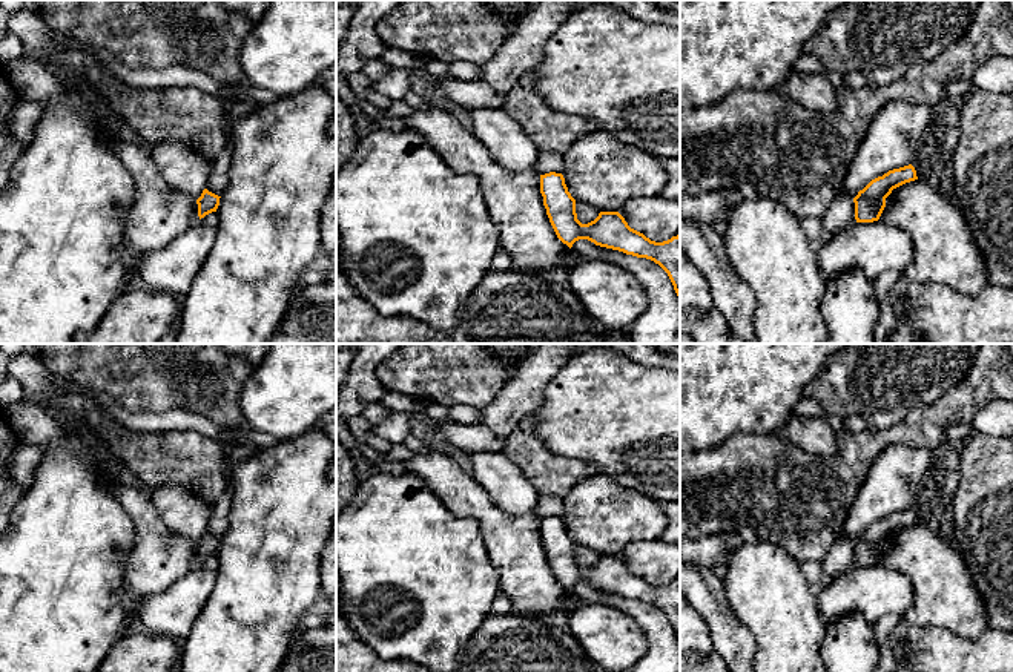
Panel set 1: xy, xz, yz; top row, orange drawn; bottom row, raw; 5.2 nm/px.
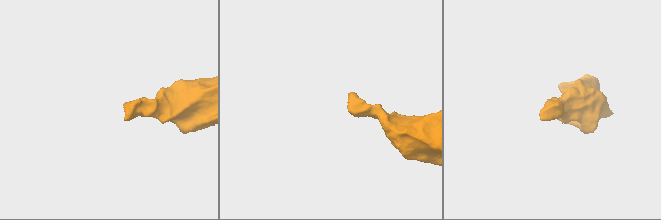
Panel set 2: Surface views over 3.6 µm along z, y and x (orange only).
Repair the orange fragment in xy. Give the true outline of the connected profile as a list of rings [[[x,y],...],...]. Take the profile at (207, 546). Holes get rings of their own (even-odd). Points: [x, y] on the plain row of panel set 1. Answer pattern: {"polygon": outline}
{"polygon": [[[207,532],[203,534],[201,540],[196,543],[200,563],[212,555],[216,555],[219,542],[221,540],[209,535]]]}

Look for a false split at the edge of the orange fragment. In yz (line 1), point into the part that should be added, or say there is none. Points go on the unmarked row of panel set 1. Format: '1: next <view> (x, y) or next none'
1: next none

